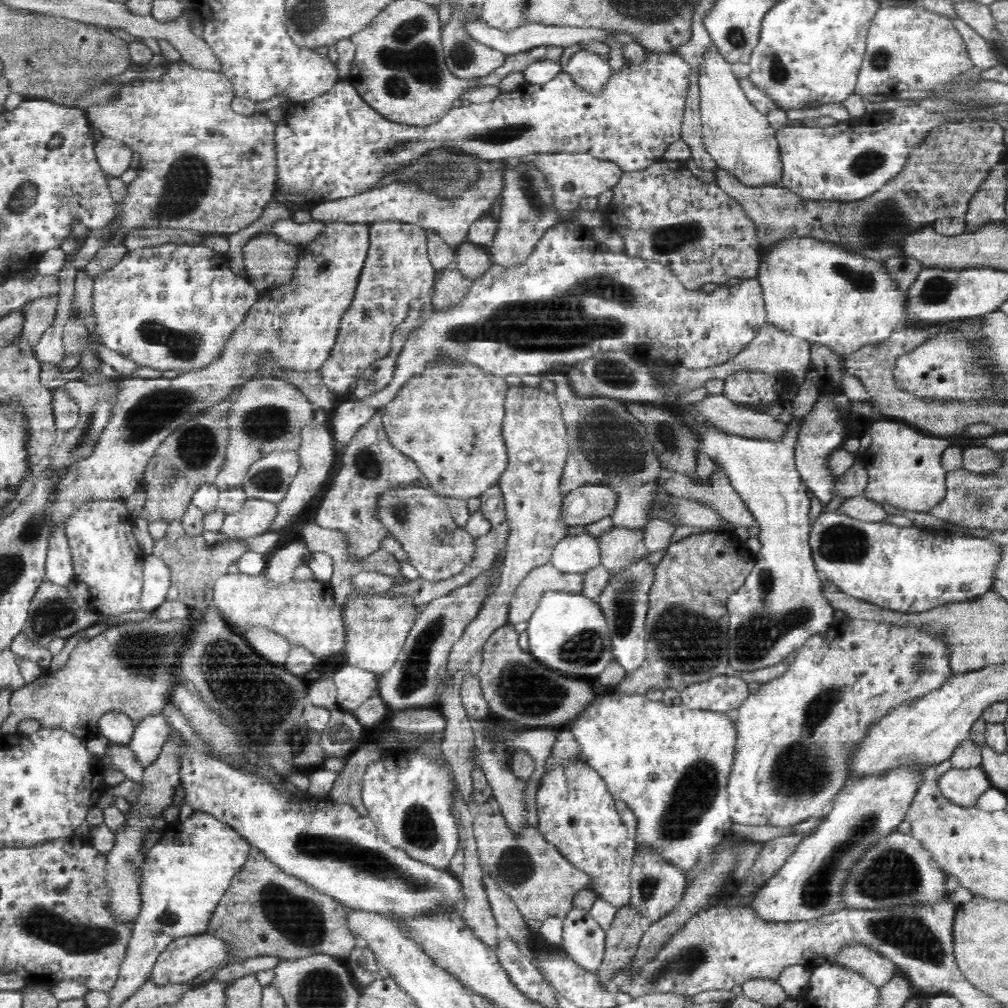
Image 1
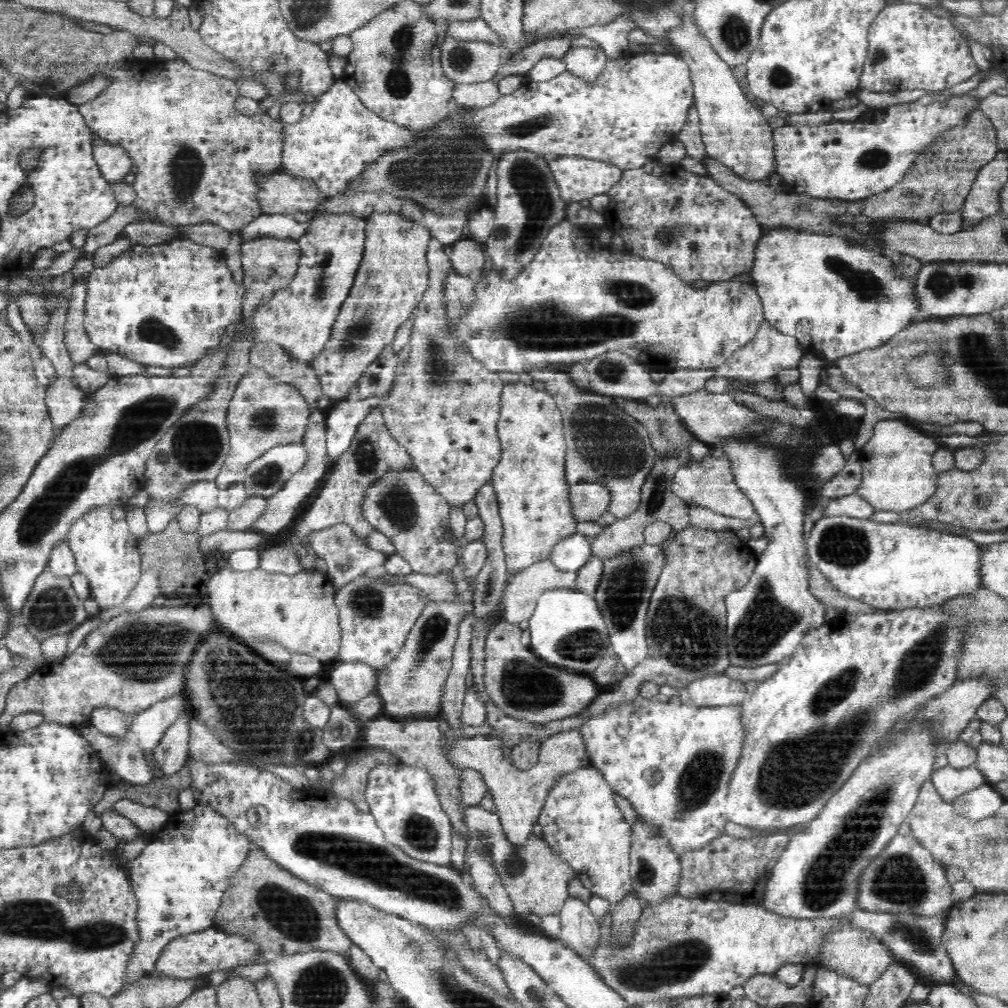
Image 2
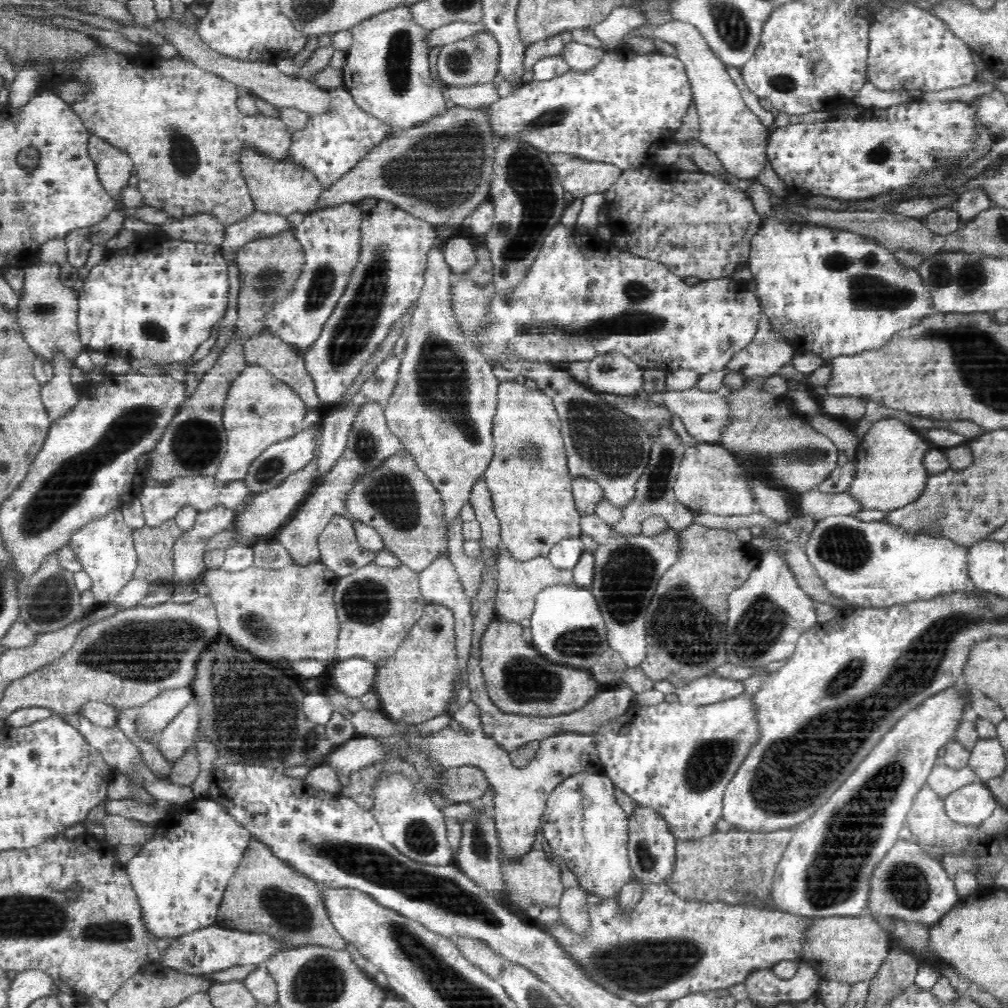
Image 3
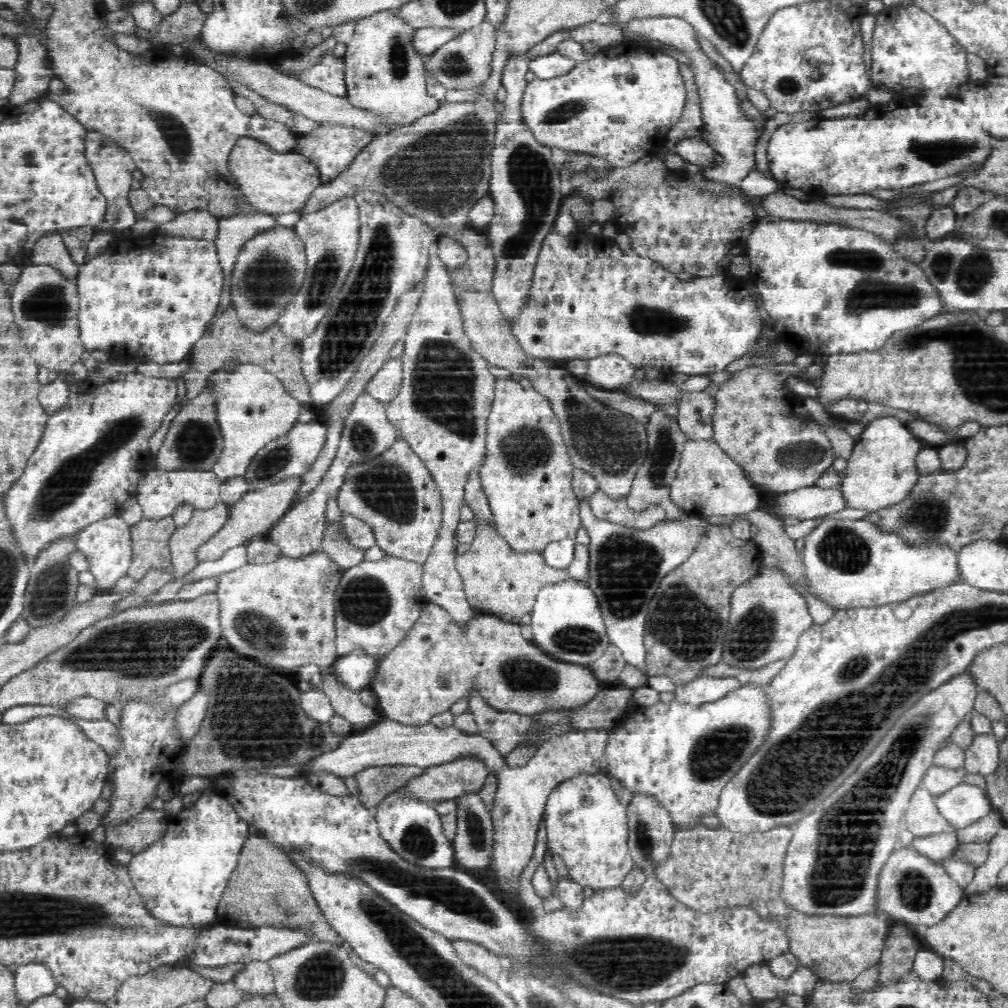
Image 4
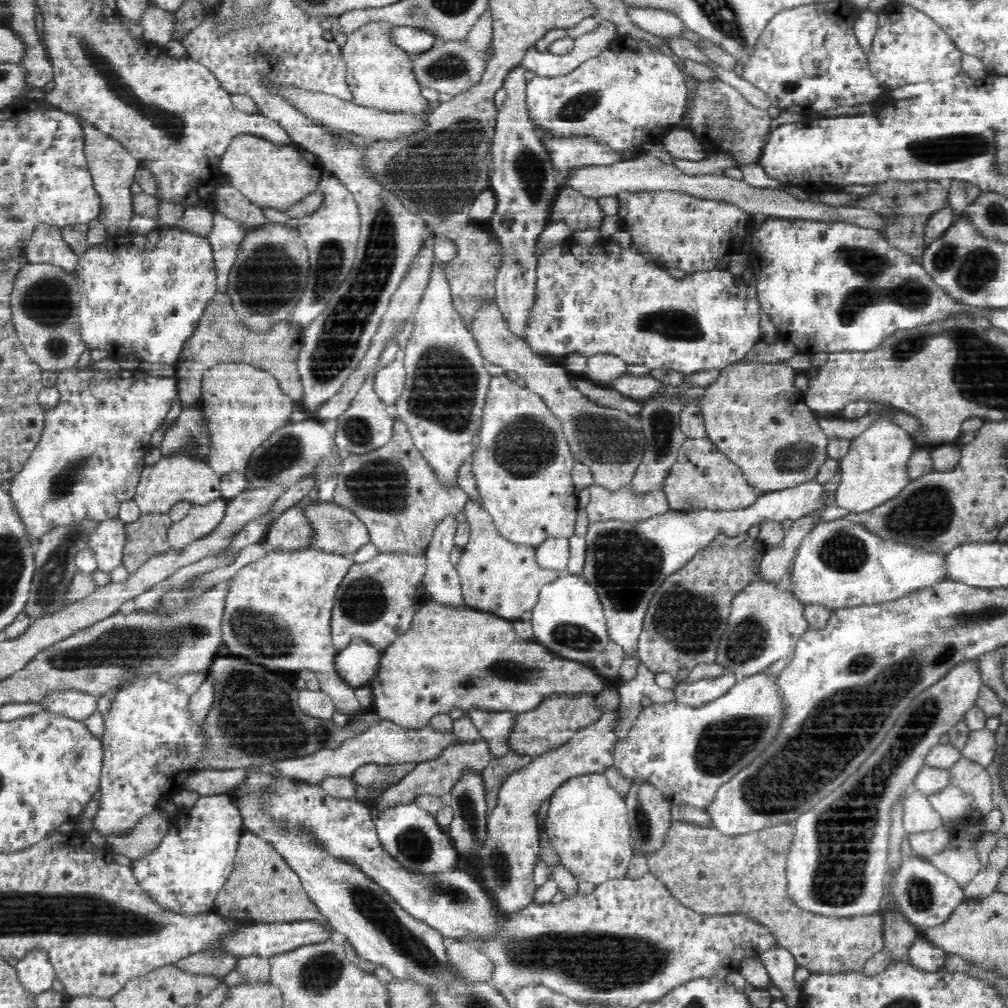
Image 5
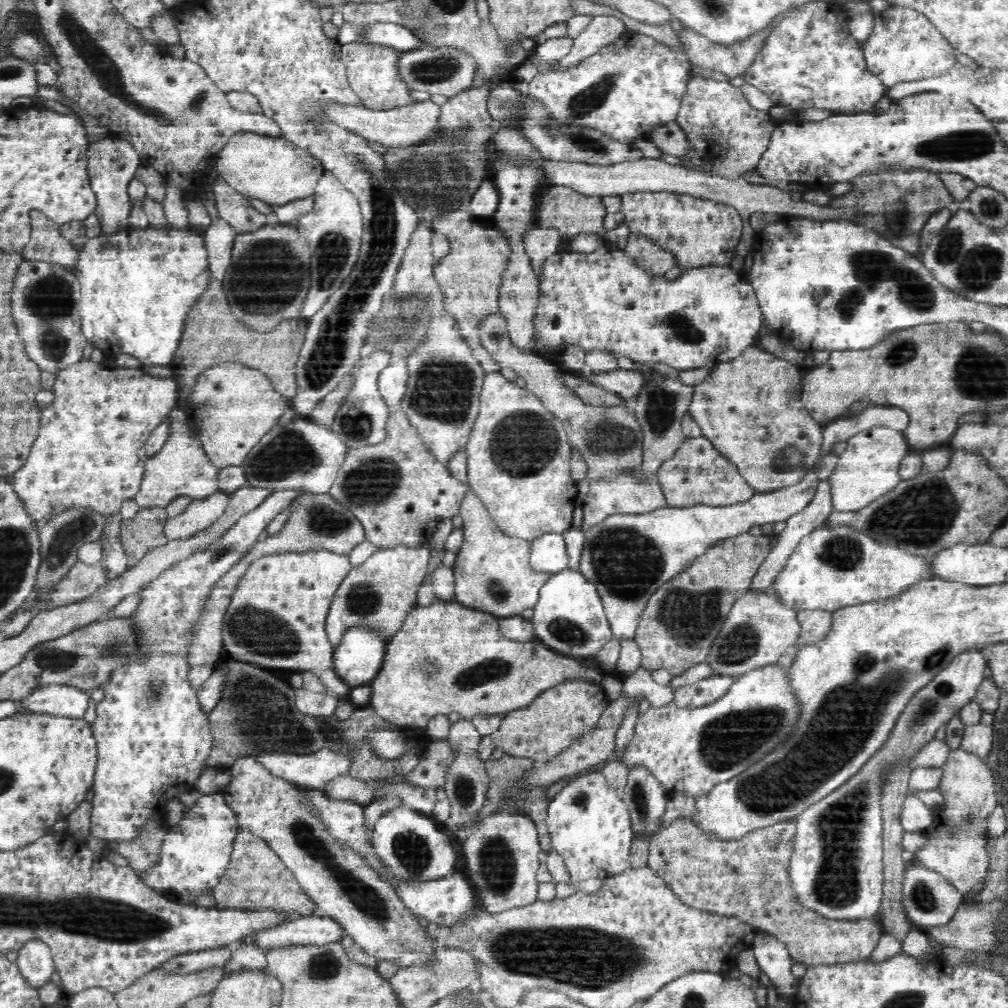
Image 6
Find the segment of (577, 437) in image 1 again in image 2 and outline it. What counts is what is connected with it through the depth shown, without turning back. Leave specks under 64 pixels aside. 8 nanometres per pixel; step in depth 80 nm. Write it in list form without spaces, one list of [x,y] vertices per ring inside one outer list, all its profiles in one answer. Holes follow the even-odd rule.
[[[546,367],[530,373],[535,380],[546,384],[545,390],[555,398],[563,416],[567,444],[565,487],[592,482],[602,484],[612,492],[609,514],[614,520],[632,519],[643,506],[644,486],[658,462],[645,426],[636,415],[626,414],[614,397],[578,391],[564,372],[554,372],[554,368]]]

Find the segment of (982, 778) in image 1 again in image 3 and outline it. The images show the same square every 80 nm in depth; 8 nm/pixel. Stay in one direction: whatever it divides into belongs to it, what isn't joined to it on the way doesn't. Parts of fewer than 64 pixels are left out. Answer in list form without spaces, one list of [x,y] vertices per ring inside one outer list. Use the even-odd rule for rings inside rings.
[[[936,764],[931,770],[927,783],[940,797],[946,798],[956,790],[981,781],[971,766],[955,769],[944,764]]]

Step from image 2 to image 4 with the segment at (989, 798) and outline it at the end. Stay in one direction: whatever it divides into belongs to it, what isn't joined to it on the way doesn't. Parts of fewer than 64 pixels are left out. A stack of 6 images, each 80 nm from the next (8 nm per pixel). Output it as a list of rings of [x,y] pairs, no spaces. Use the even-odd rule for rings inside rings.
[[[964,782],[935,798],[941,815],[957,828],[970,826],[995,810],[987,791]]]

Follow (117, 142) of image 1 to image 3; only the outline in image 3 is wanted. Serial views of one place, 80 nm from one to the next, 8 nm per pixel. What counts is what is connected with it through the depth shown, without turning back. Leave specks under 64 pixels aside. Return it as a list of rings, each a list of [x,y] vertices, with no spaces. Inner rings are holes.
[[[92,135],[88,143],[91,159],[96,163],[100,182],[118,200],[120,190],[129,184],[133,162],[128,153],[108,141]]]

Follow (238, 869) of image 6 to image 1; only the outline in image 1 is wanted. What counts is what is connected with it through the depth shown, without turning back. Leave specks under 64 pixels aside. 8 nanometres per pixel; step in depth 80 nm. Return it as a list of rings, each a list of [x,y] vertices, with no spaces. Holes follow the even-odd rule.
[[[252,846],[248,860],[232,879],[230,888],[220,899],[201,933],[222,941],[227,947],[227,956],[216,967],[196,976],[192,982],[200,985],[213,980],[224,968],[260,956],[276,956],[286,961],[330,956],[345,961],[357,948],[356,935],[349,925],[352,911],[311,884],[288,874],[259,848]]]

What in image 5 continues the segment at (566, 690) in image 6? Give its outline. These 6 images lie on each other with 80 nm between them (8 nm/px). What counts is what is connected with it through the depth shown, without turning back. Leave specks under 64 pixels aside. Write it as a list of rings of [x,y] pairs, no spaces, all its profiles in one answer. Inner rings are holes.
[[[552,697],[544,701],[536,710],[527,713],[518,713],[518,722],[511,736],[512,751],[528,754],[534,758],[542,755],[556,744],[566,742],[574,732],[598,720],[598,709],[594,707],[592,697]],[[479,739],[476,743],[464,743],[464,746],[450,748],[444,756],[437,758],[435,761],[419,764],[407,774],[396,786],[390,787],[374,805],[375,810],[380,810],[384,806],[392,804],[404,804],[404,802],[414,801],[418,797],[443,797],[450,795],[456,785],[459,785],[466,777],[478,775],[482,778],[482,772],[486,770],[488,762],[491,761],[492,755],[487,748],[484,740]]]

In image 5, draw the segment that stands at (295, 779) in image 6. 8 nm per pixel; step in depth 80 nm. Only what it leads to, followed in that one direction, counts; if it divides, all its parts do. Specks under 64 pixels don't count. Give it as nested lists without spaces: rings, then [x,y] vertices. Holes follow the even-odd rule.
[[[379,719],[366,730],[347,738],[340,747],[333,750],[320,750],[312,756],[290,759],[279,762],[275,766],[280,770],[280,776],[294,778],[318,785],[326,776],[346,777],[351,779],[352,774],[366,764],[403,765],[424,764],[435,761],[450,750],[464,746],[464,743],[476,741],[462,740],[453,730],[442,731],[434,723],[428,723],[422,728],[404,728],[391,720]]]

